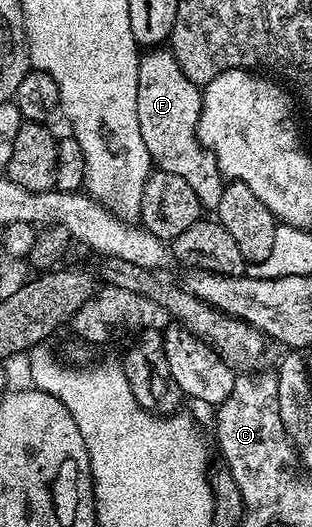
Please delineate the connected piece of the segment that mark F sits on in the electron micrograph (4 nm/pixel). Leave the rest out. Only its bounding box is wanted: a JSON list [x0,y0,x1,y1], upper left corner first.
[136,49,226,209]

